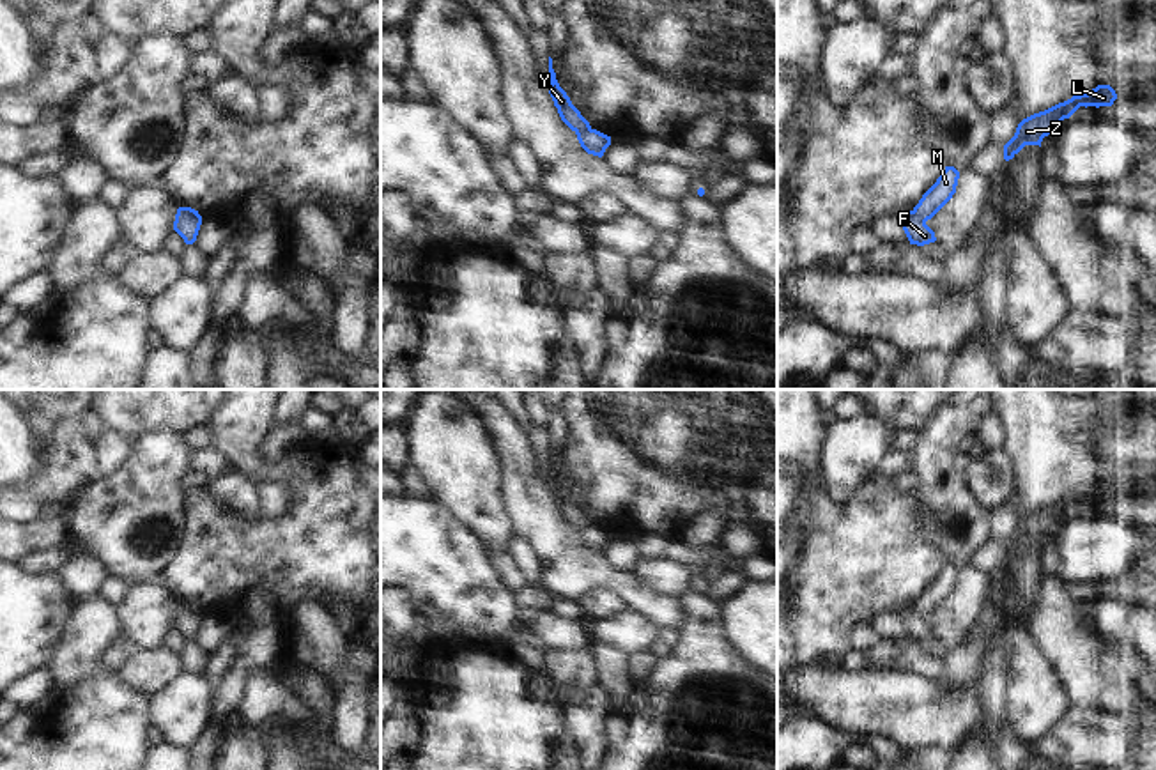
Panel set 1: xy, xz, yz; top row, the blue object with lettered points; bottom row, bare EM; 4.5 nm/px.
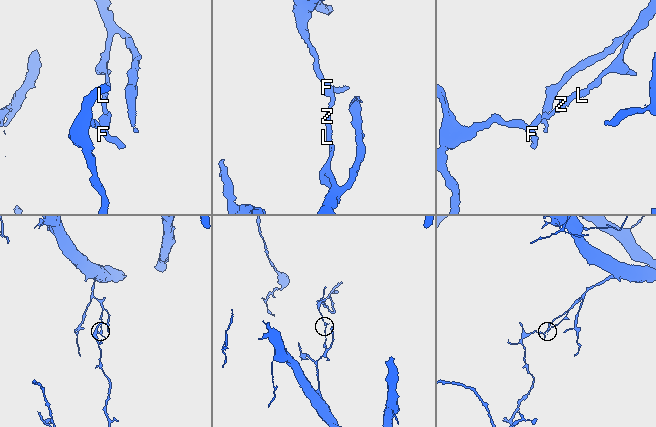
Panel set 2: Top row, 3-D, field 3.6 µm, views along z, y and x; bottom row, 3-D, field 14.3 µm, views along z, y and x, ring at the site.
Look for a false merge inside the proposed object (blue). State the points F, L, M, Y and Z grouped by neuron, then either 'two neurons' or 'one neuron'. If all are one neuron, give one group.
F Y / L M Z | two neurons

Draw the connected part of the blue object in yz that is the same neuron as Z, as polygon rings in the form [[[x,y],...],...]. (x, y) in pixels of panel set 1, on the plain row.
[[[1098,481],[1087,490],[1073,492],[1044,508],[1023,515],[1014,533],[1004,542],[1004,556],[1013,556],[1025,542],[1039,542],[1044,533],[1052,531],[1064,515],[1069,515],[1080,503],[1112,503],[1117,496],[1110,481]]]

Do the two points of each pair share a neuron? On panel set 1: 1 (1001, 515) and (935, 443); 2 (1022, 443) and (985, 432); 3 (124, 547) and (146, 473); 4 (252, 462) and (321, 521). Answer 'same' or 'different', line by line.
1: different
2: different
3: same
4: different

